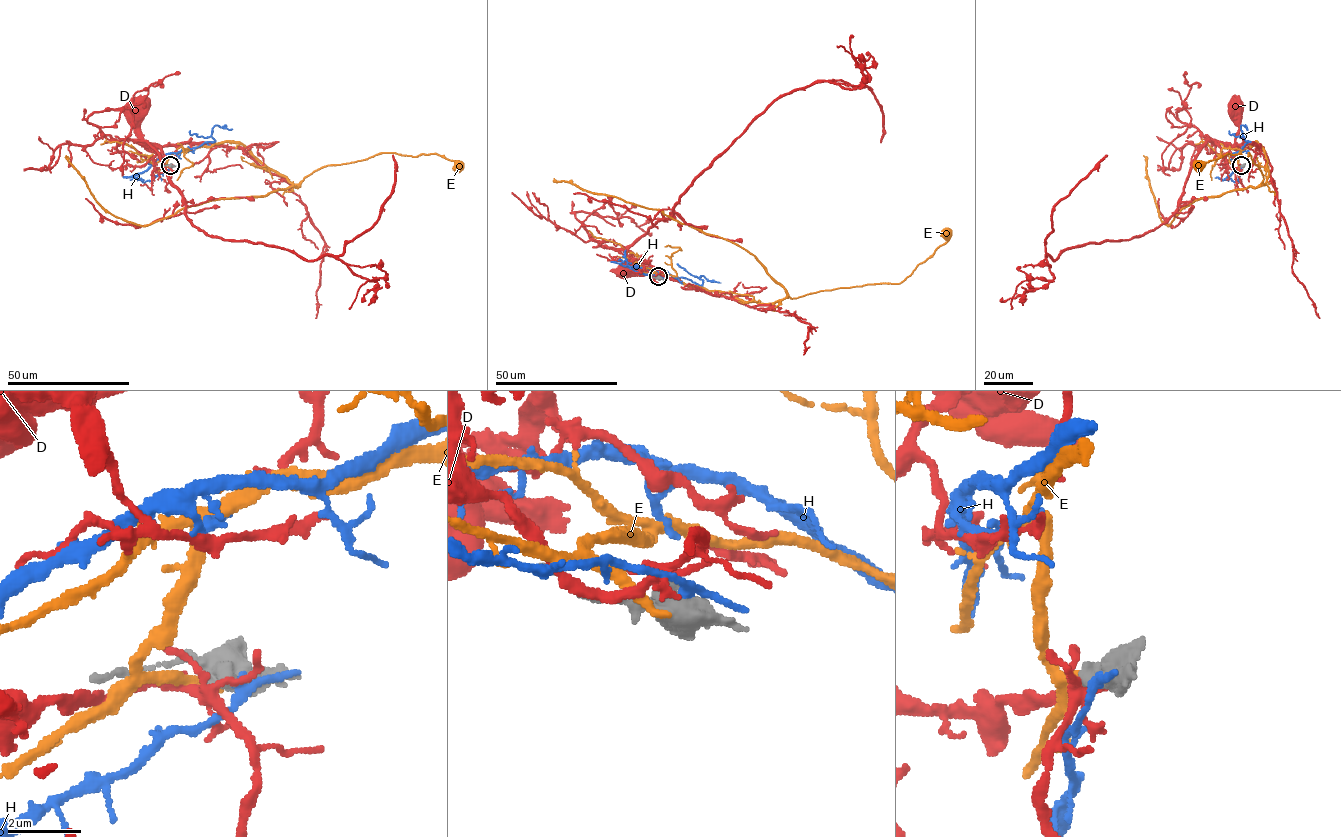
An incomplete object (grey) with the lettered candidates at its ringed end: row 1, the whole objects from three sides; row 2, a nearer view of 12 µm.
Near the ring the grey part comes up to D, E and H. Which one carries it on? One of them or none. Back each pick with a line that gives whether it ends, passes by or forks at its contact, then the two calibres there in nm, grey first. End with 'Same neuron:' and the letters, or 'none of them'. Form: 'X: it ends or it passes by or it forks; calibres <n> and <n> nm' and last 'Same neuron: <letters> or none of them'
Same neuron: none of them

